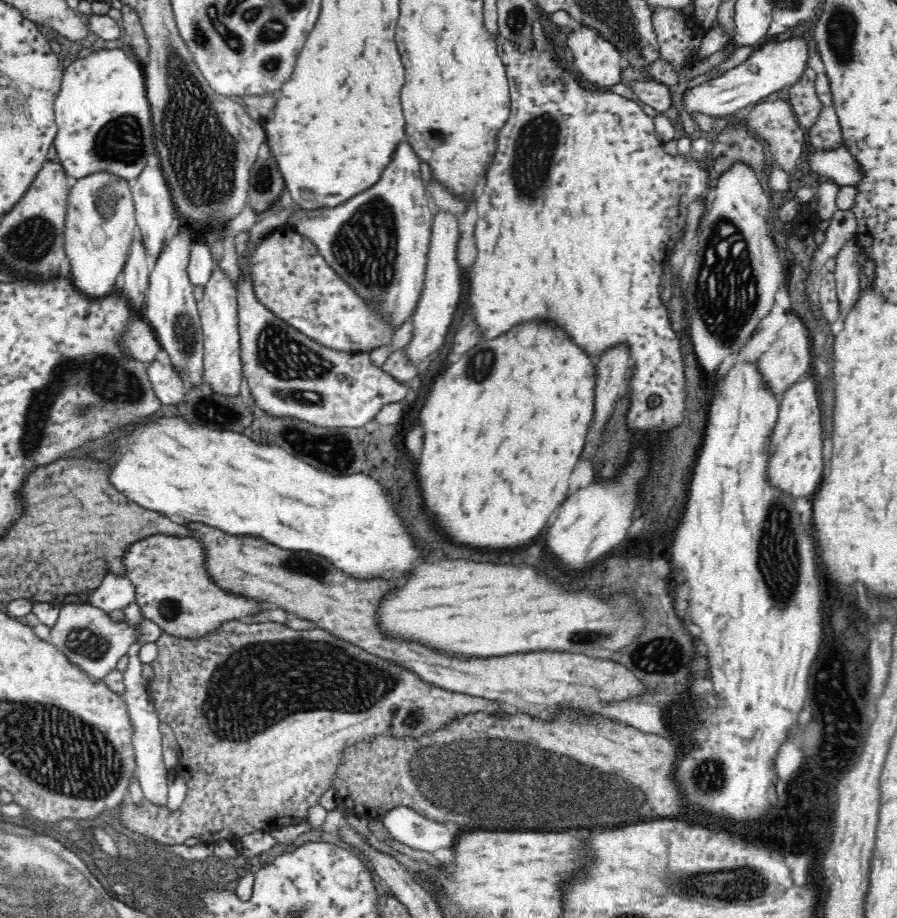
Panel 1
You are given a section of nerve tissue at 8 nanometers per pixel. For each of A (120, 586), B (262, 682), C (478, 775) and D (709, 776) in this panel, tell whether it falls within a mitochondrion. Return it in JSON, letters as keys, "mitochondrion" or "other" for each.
{"A":"other","B":"mitochondrion","C":"mitochondrion","D":"mitochondrion"}

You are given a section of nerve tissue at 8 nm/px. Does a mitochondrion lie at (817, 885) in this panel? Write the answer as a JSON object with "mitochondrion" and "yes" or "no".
{"mitochondrion":"no"}

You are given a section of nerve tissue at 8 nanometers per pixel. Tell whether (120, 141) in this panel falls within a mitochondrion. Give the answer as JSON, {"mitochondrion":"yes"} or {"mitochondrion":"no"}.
{"mitochondrion":"yes"}

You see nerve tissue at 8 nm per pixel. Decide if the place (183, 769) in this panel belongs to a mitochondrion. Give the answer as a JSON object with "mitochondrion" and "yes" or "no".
{"mitochondrion":"no"}

